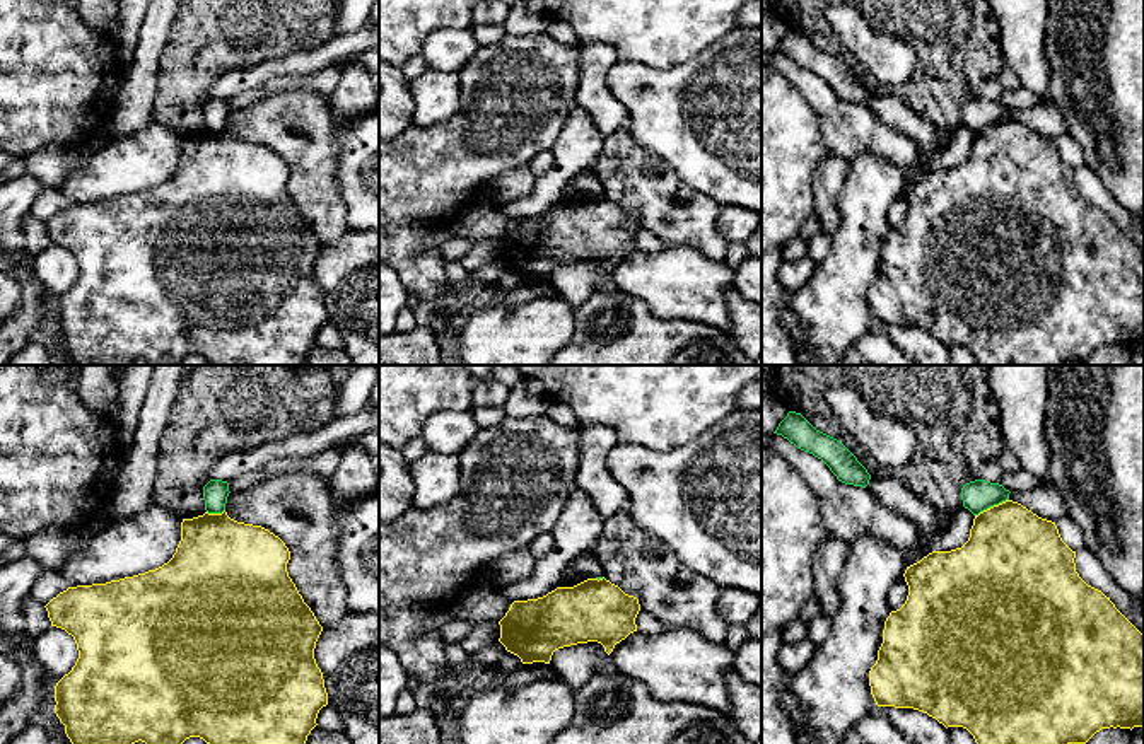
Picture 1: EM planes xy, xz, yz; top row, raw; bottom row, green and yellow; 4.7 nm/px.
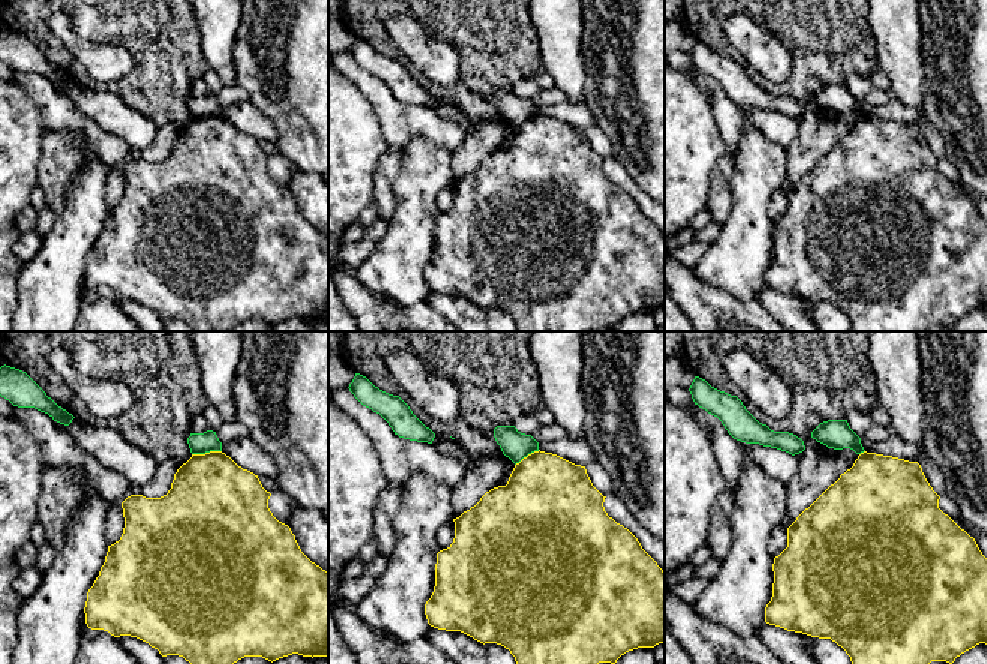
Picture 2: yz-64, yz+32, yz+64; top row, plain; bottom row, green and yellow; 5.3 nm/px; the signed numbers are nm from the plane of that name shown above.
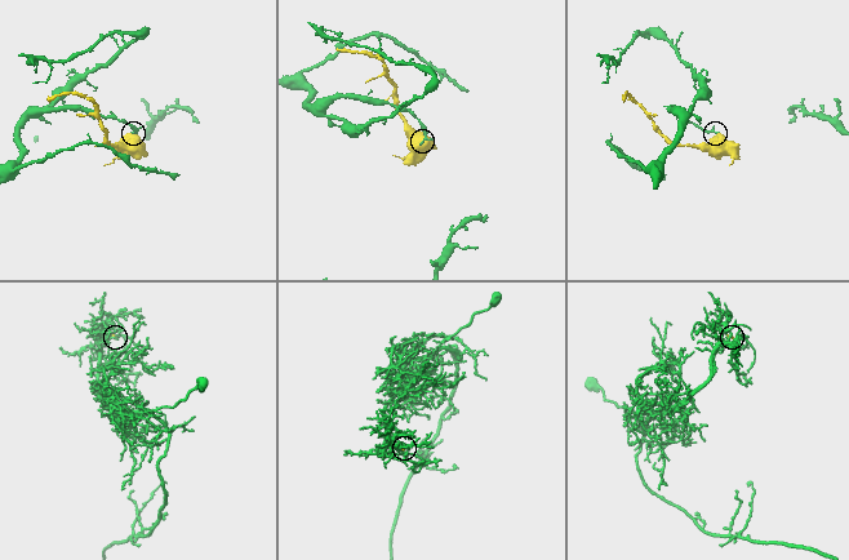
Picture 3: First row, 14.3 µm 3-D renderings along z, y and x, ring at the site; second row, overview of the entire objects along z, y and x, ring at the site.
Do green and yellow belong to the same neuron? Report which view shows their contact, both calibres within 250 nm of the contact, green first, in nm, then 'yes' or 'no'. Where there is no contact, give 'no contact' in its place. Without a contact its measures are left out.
yz | 150/440 nm | no

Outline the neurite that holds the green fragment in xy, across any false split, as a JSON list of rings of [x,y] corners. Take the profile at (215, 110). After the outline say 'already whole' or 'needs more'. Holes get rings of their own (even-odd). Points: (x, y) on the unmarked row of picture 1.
[[[210,97],[203,104],[205,128],[208,131],[222,131],[229,114],[229,101],[222,97]]]; already whole

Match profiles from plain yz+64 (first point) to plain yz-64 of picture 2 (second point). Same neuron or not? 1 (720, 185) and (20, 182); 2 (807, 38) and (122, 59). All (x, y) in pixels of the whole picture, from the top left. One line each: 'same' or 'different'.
1: different
2: different

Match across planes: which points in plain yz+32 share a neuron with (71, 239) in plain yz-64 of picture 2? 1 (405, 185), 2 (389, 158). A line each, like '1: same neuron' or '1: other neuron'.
1: same neuron
2: other neuron

